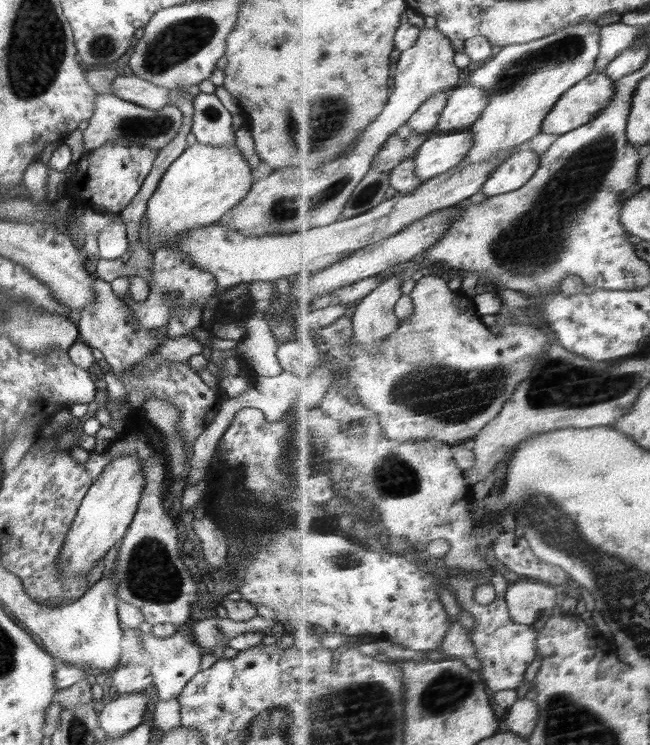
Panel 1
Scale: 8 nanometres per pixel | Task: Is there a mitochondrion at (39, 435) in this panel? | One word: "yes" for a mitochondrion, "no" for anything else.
no

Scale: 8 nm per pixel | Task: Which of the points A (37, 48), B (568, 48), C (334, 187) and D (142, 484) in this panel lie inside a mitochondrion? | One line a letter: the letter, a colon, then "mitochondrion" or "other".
A: mitochondrion
B: mitochondrion
C: mitochondrion
D: other

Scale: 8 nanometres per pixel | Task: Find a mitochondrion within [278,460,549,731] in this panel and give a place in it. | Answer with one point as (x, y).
(449, 689)

